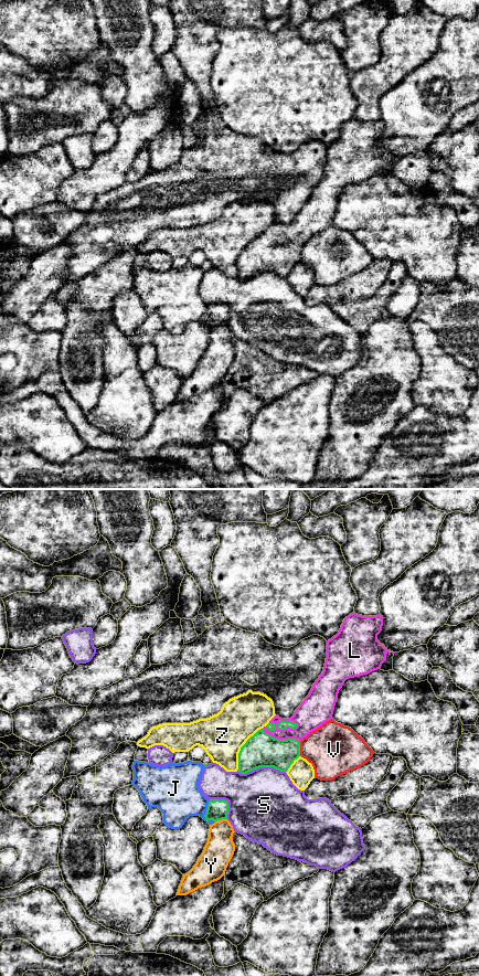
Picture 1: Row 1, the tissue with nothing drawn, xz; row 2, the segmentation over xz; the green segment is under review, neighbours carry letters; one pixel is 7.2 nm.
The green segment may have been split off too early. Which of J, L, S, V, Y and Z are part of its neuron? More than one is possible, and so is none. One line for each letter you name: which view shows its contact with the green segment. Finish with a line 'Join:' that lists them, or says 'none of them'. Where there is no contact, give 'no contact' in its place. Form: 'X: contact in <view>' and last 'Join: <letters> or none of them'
L: contact in xz
Join: L

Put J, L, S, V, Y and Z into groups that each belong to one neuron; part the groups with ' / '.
J / L / S / V / Y / Z

